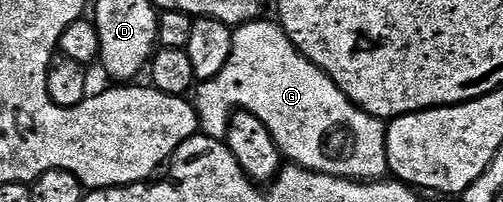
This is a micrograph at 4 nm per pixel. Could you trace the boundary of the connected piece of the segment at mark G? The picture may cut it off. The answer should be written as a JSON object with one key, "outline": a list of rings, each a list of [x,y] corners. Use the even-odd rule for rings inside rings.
{"outline":[[[264,22],[242,23],[235,28],[232,33],[232,52],[222,71],[212,79],[203,80],[195,88],[194,106],[199,130],[212,139],[227,140],[228,118],[232,115],[233,110],[248,111],[254,117],[258,117],[258,121],[262,121],[262,125],[271,135],[276,146],[280,148],[281,156],[289,164],[305,167],[308,171],[315,171],[322,175],[339,175],[345,179],[357,181],[383,180],[389,174],[388,158],[386,157],[385,120],[375,119],[373,115],[367,115],[365,111],[355,107],[334,85],[332,78],[324,71],[318,70],[288,40],[288,35],[279,22]],[[335,127],[345,127],[352,134],[353,141],[356,142],[352,147],[352,152],[349,155],[342,156],[341,159],[335,159],[334,156],[328,155],[327,149],[324,148],[324,142],[327,141],[328,134]]]}

